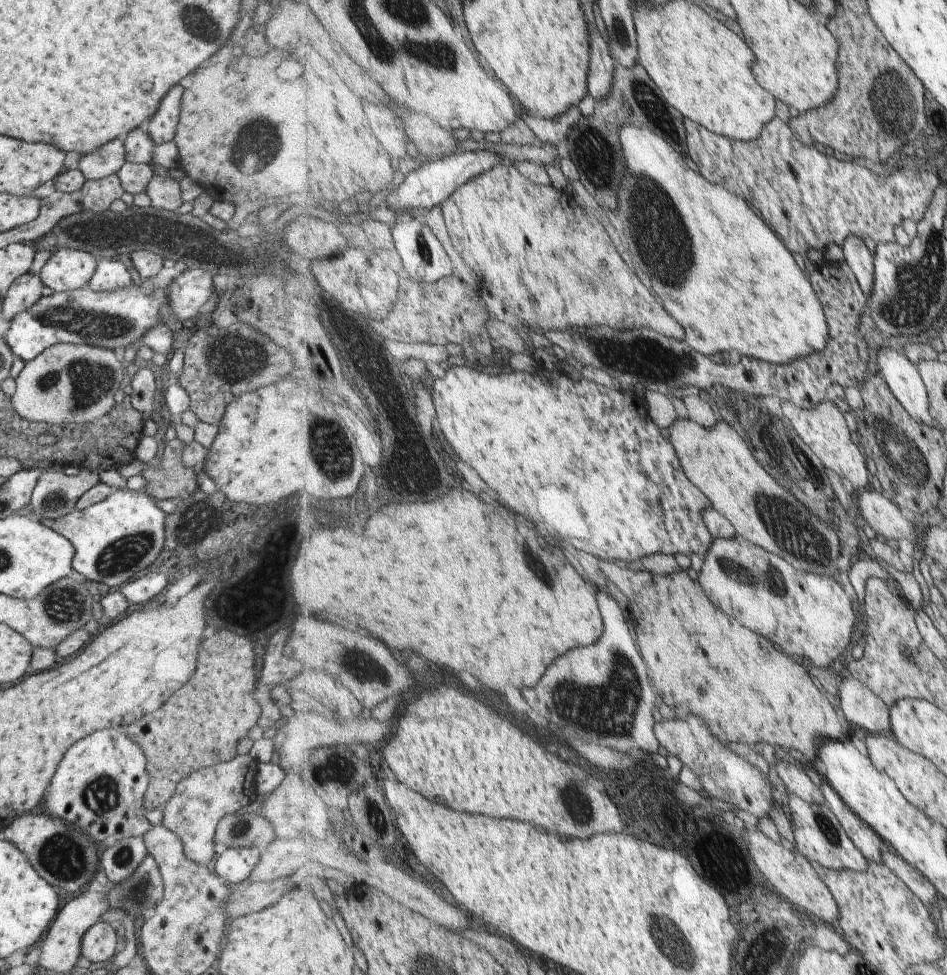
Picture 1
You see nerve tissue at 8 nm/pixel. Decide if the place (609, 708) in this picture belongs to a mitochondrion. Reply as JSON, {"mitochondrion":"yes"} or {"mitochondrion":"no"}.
{"mitochondrion":"yes"}

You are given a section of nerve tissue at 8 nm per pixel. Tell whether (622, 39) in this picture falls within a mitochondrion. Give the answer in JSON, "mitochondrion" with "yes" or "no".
{"mitochondrion":"yes"}

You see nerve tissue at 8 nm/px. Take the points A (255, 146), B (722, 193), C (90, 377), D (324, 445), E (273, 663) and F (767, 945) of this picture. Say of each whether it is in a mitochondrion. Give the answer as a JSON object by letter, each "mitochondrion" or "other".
{"A":"mitochondrion","B":"other","C":"mitochondrion","D":"mitochondrion","E":"other","F":"other"}

